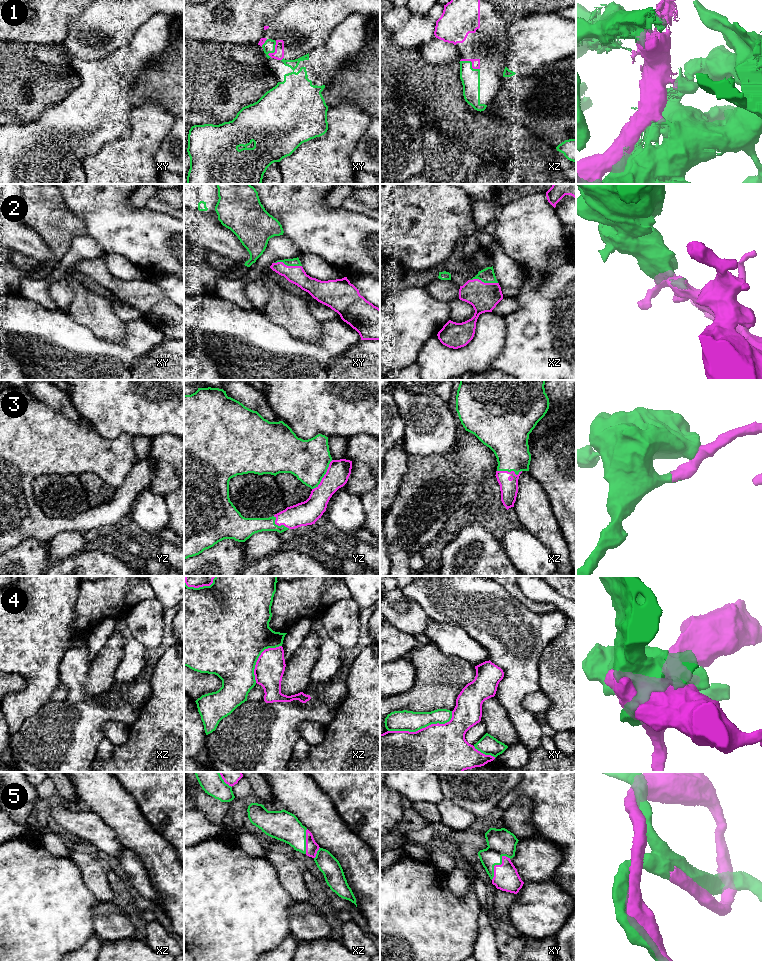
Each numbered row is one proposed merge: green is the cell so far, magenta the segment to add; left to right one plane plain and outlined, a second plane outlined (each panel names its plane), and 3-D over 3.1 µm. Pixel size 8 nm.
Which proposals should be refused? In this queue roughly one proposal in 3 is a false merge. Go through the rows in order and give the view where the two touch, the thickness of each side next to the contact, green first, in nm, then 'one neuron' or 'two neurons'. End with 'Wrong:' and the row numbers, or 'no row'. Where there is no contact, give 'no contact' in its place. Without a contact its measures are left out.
1: contact in xz; calibres 150 and 60 nm; two neurons
2: contact in xy; calibres 60 and 140 nm; two neurons
3: contact in yz; calibres 320 and 190 nm; one neuron
4: contact in xy; calibres 160 and 500 nm; one neuron
5: contact in xy; calibres 220 and 200 nm; one neuron
Wrong: 1, 2

